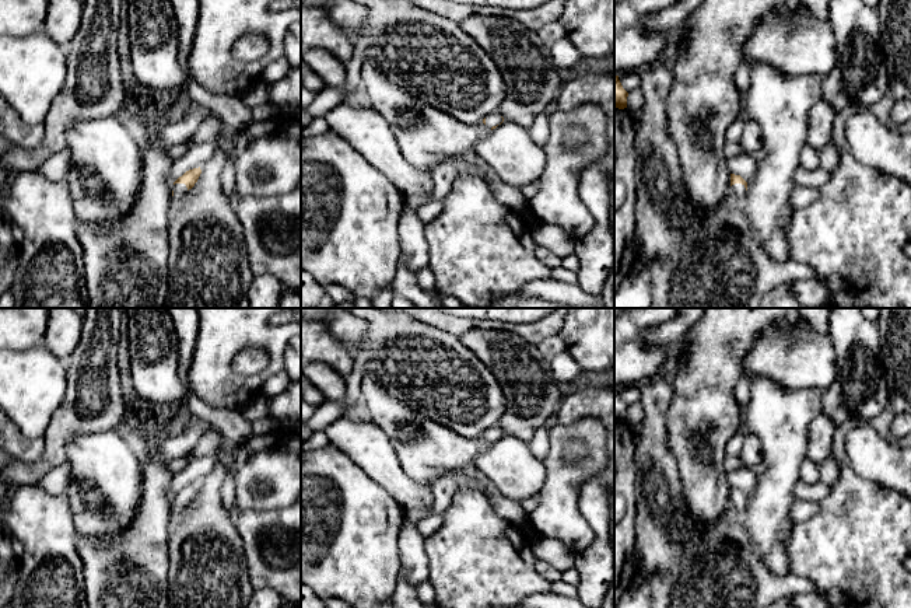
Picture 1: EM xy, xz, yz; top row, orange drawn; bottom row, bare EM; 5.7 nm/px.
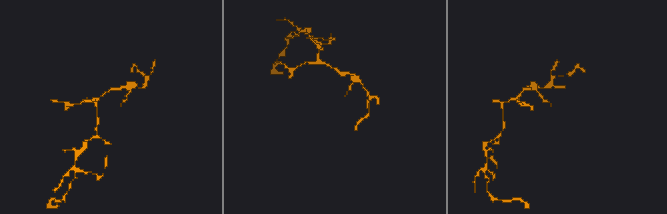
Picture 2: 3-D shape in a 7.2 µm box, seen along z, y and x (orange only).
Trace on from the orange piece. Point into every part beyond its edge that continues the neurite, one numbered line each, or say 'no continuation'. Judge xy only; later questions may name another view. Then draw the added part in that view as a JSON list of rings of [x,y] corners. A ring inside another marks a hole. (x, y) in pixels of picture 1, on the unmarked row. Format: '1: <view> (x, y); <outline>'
1: xy (179, 503); [[[185,497],[174,499],[174,510],[172,510],[172,516],[171,516],[171,531],[175,530],[175,527],[182,520],[182,513],[186,506],[188,506],[188,502]]]

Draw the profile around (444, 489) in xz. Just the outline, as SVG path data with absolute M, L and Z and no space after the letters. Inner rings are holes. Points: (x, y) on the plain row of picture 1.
M458 471L448 472L431 483L431 490L434 496L434 502L427 509L420 510L406 510L406 518L418 523L421 518L444 514L451 503L452 499L458 492L462 490L477 490L484 493L484 485L474 479L467 479L466 476L460 475Z

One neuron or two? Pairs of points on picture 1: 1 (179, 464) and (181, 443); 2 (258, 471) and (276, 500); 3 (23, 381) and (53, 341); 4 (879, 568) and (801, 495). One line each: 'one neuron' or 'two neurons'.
1: two neurons
2: one neuron
3: two neurons
4: two neurons

